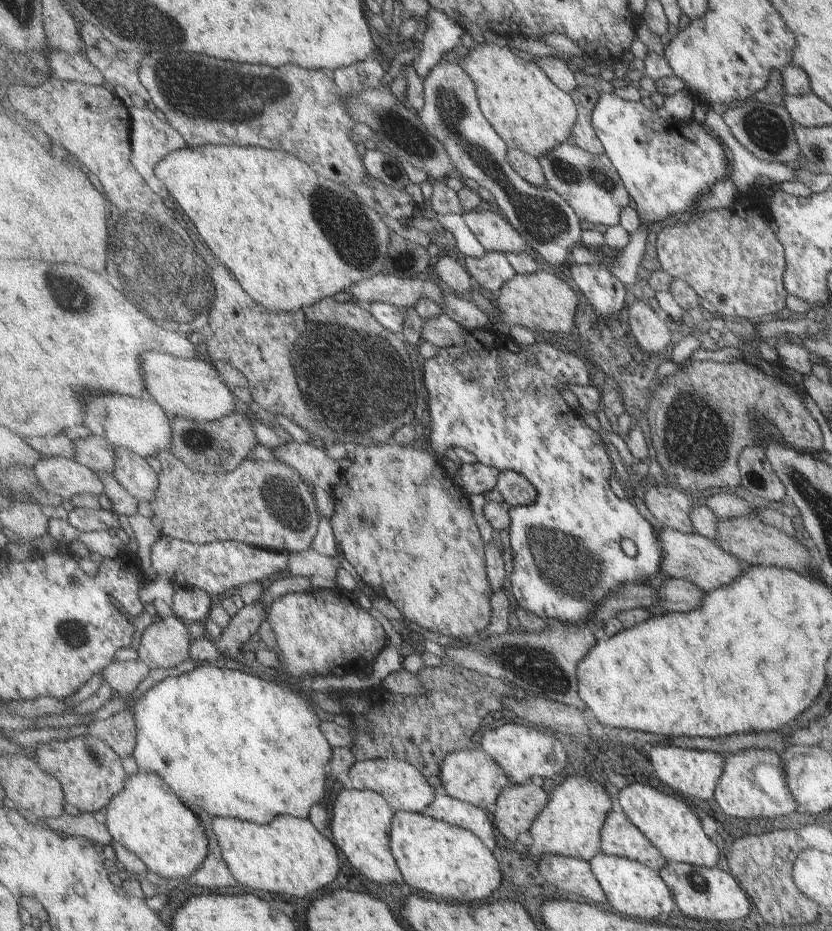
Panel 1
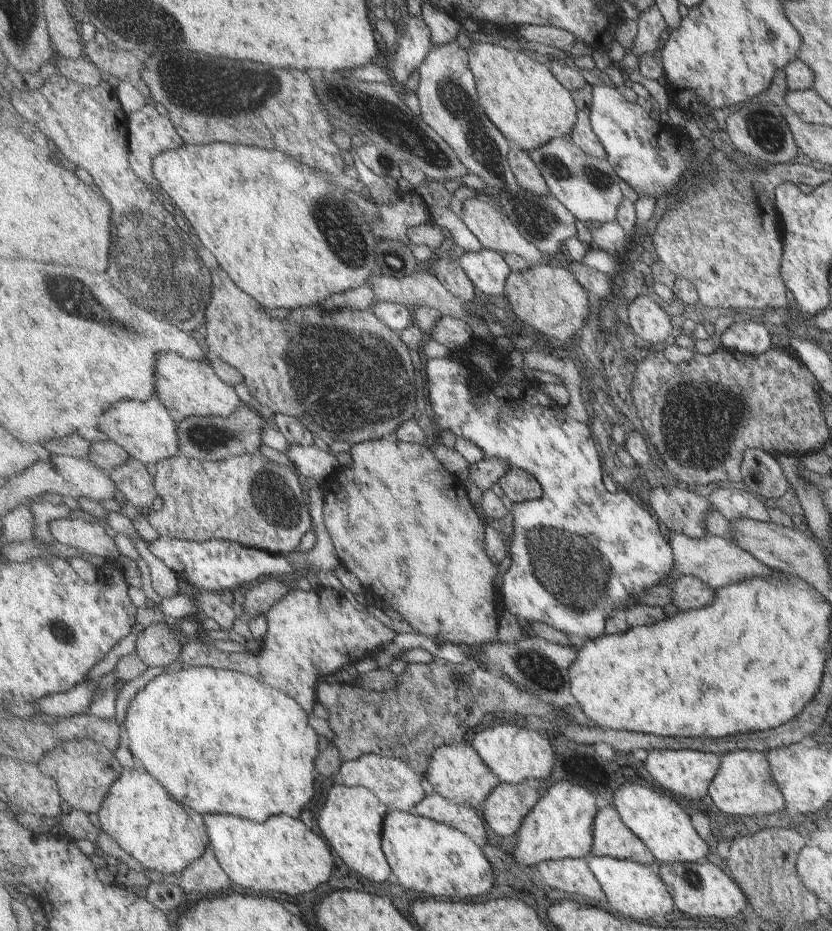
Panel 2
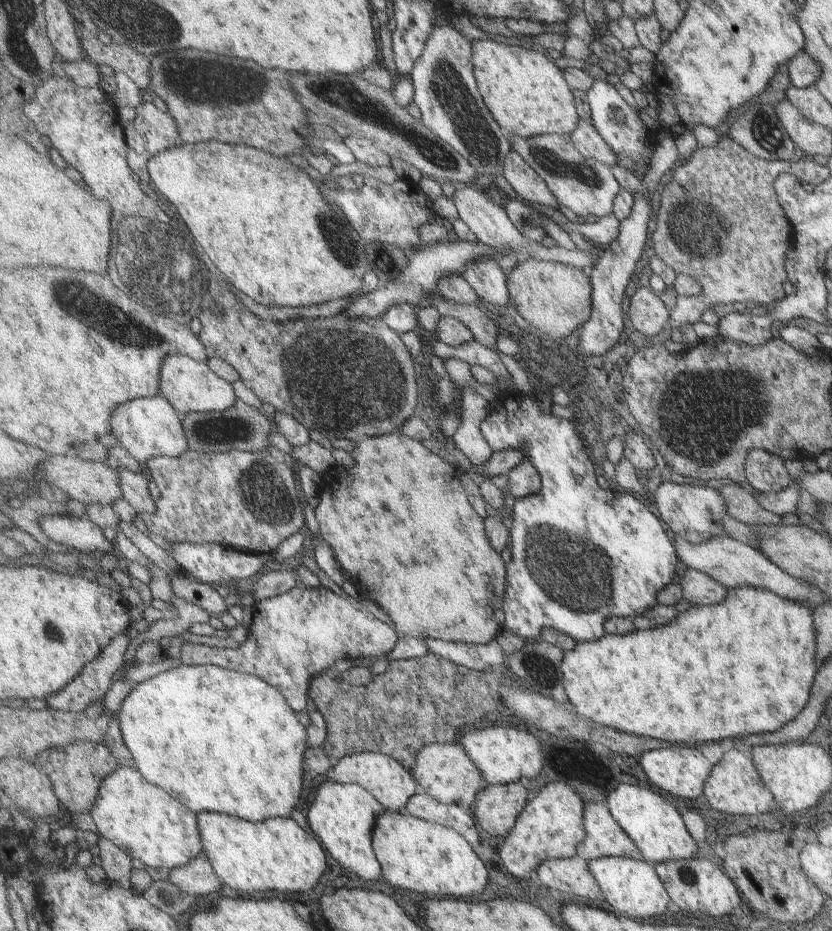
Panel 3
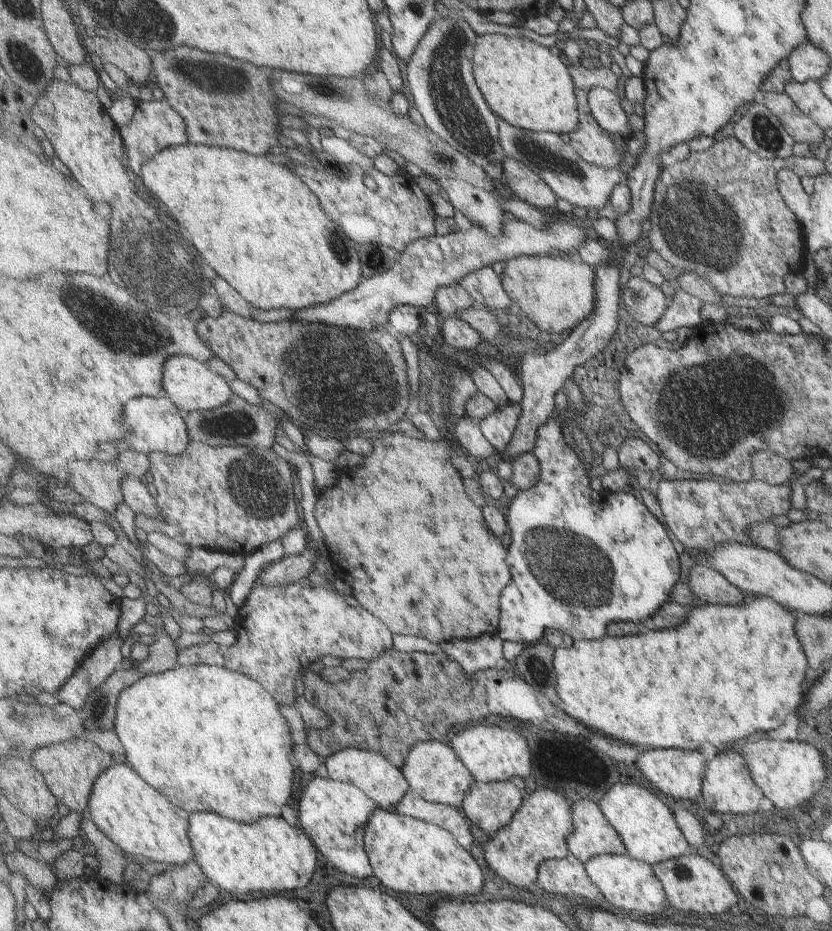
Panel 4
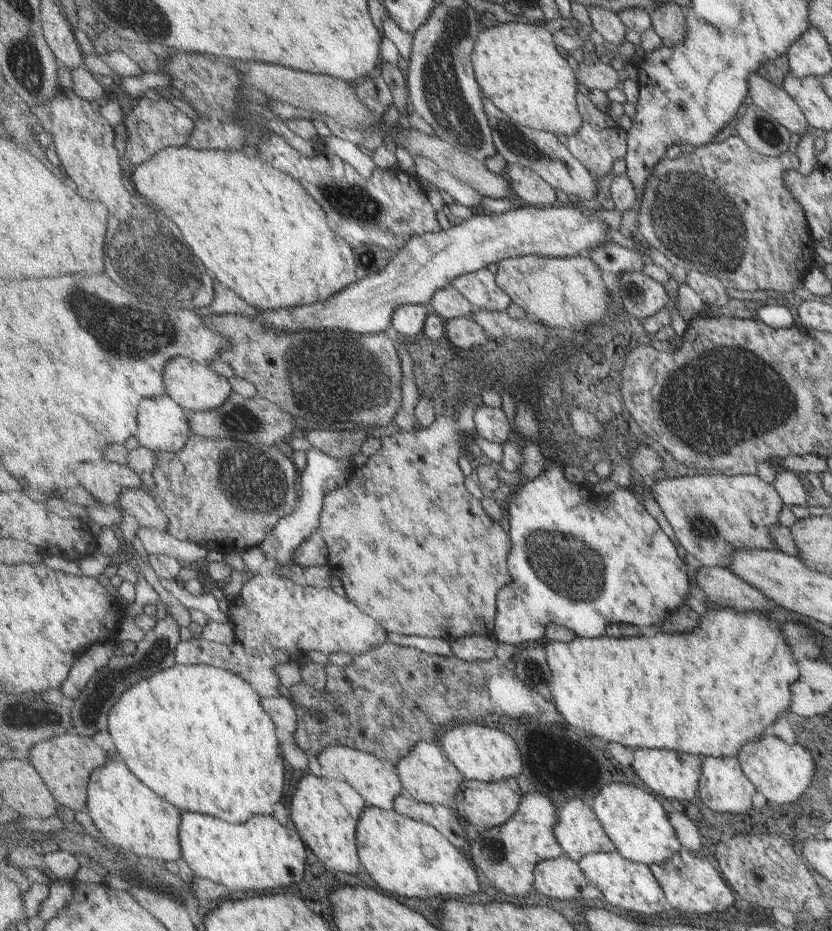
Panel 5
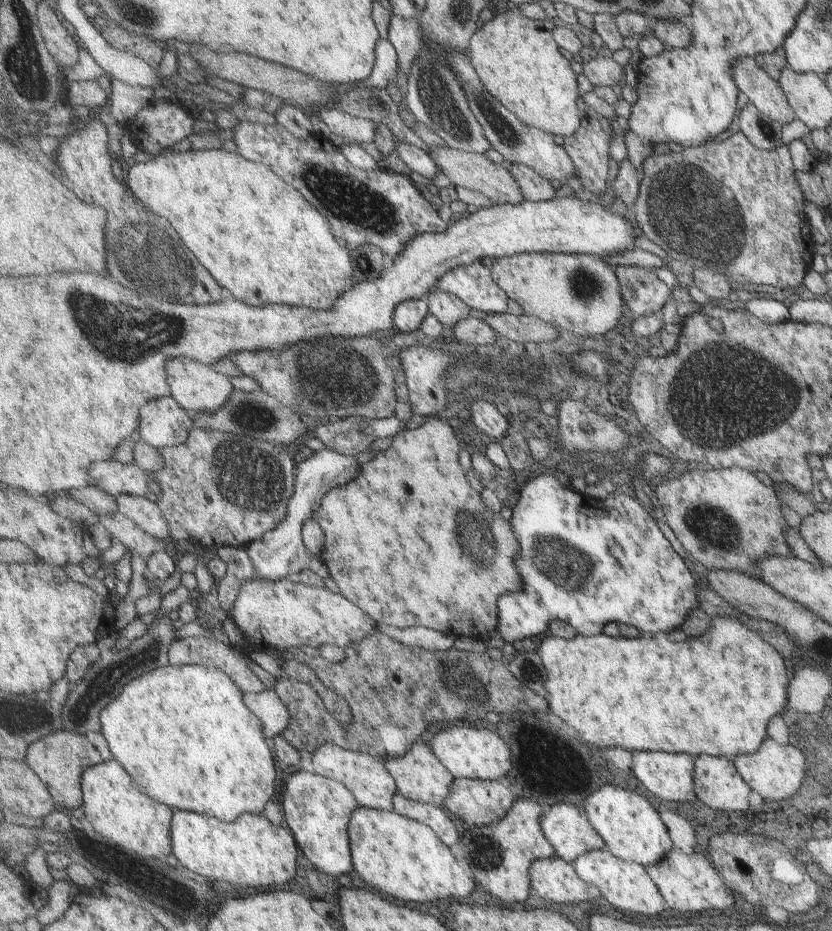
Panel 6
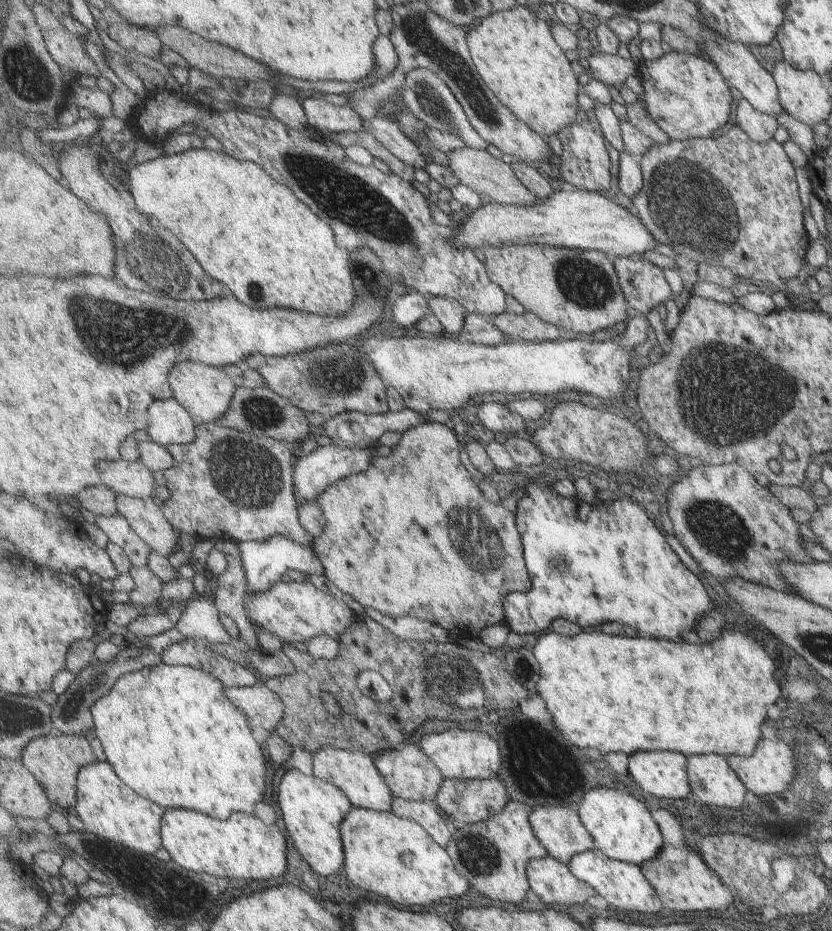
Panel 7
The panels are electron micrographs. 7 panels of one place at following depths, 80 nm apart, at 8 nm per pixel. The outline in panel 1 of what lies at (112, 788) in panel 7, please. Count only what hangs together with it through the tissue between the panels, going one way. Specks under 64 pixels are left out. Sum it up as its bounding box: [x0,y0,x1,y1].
[107,771,209,881]

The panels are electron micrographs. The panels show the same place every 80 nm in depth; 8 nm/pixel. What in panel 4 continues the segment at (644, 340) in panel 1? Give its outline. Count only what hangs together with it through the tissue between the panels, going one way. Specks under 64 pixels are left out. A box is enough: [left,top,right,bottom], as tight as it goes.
[620,275,667,326]

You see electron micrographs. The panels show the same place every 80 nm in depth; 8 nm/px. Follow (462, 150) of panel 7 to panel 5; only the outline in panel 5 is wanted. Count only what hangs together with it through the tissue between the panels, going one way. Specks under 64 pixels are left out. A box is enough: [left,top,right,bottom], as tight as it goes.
[395,128,514,199]

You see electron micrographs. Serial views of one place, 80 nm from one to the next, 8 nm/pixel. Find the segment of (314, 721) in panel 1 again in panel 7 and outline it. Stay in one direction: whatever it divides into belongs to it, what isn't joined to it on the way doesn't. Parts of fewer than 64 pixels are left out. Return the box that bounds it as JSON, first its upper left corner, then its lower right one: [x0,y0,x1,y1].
[91,664,267,821]

